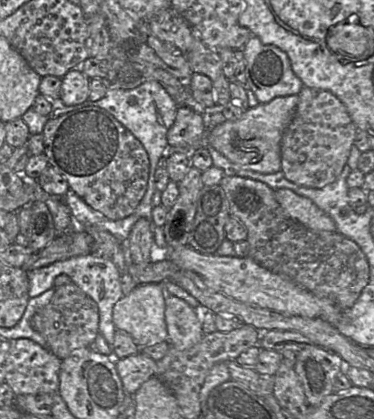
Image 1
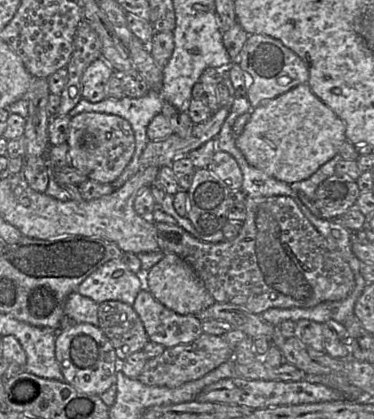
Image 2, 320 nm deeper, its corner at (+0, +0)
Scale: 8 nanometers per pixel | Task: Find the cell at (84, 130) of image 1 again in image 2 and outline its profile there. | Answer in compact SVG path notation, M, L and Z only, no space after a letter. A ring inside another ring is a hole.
M82 112L69 122L68 165L90 180L114 182L127 167L135 151L135 137L130 123L124 118L100 112Z

